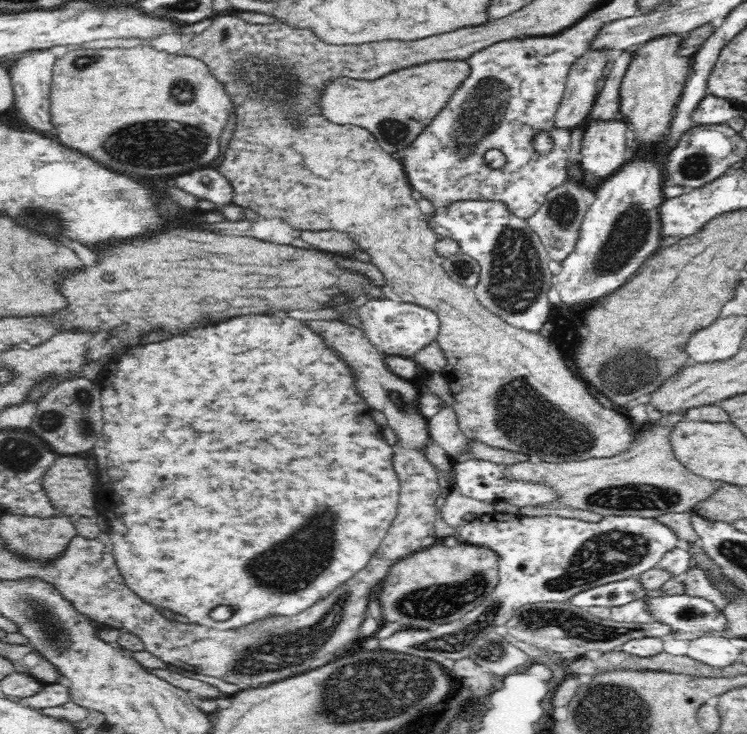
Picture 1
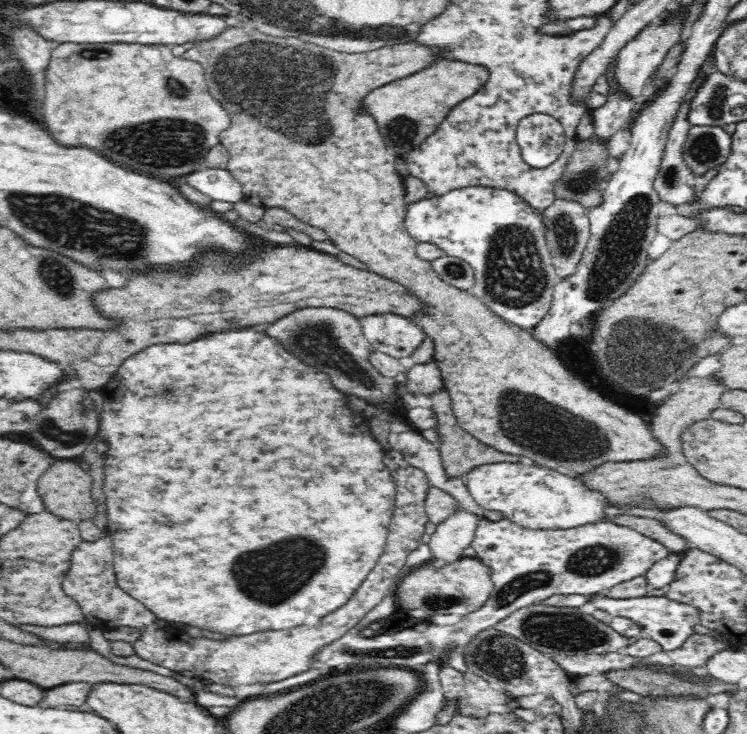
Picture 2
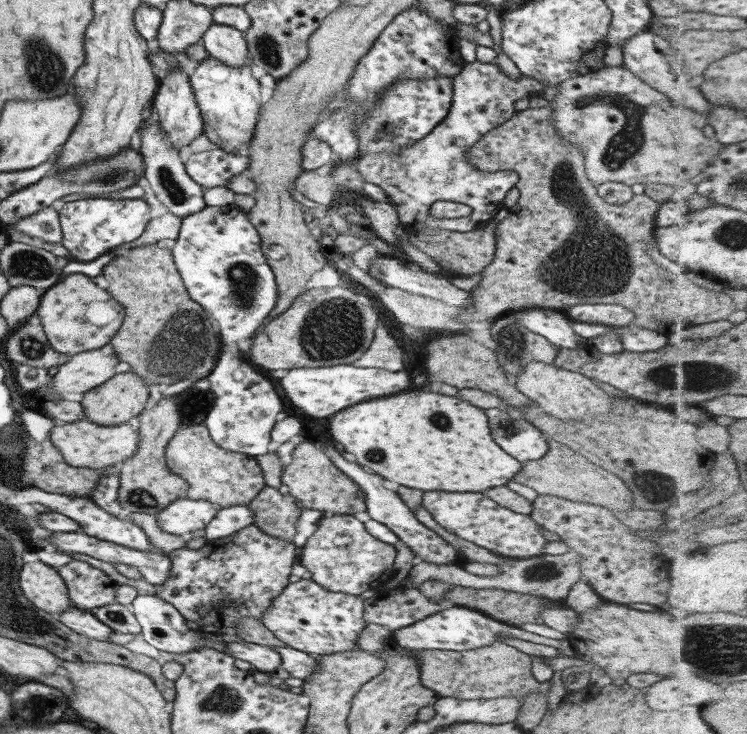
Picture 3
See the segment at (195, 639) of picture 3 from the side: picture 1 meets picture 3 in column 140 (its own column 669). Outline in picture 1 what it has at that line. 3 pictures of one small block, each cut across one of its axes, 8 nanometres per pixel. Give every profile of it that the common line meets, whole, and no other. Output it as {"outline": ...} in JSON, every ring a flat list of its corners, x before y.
{"outline":[[684,595,642,598,651,619,669,626,671,636,693,631,728,630,723,610,716,609,709,600]]}

